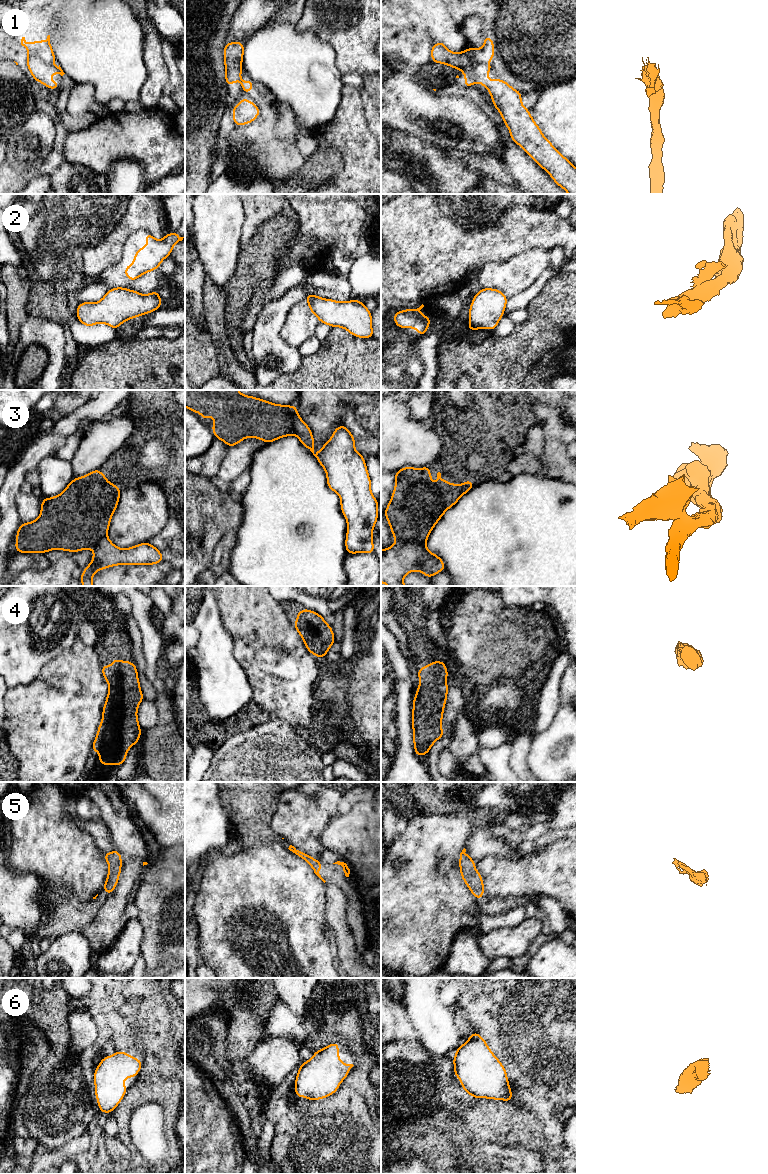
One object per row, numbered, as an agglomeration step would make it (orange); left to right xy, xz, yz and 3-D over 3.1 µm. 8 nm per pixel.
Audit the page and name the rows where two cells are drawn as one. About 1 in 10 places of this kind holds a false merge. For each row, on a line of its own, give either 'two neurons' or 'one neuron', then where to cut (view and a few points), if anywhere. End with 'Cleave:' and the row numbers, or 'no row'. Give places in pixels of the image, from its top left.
1: one neuron; cut none
2: two neurons; cut xy (121, 287), (113, 288)
3: two neurons; cut yz (396, 542), (418, 541), (425, 545)
4: one neuron; cut none
5: one neuron; cut none
6: one neuron; cut none
Cleave: 2, 3

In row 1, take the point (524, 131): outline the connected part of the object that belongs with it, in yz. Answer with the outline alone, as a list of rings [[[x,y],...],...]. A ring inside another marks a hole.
[[[484,35],[481,49],[467,48],[464,52],[455,53],[449,51],[441,40],[431,47],[432,62],[462,71],[466,77],[466,88],[477,81],[487,88],[493,105],[509,129],[511,140],[530,155],[559,187],[568,194],[577,194],[577,169],[543,135],[530,110],[523,106],[522,93],[499,78],[488,80],[488,71],[493,70],[493,67],[487,61],[493,60],[494,55],[494,40],[488,35]]]

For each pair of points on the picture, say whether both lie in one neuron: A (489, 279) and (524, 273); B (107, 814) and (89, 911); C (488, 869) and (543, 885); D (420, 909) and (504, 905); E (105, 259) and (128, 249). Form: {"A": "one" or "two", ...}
{"A": "one", "B": "two", "C": "one", "D": "two", "E": "two"}

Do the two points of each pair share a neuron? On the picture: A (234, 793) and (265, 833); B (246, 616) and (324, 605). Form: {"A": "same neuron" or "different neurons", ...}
{"A": "same neuron", "B": "different neurons"}

